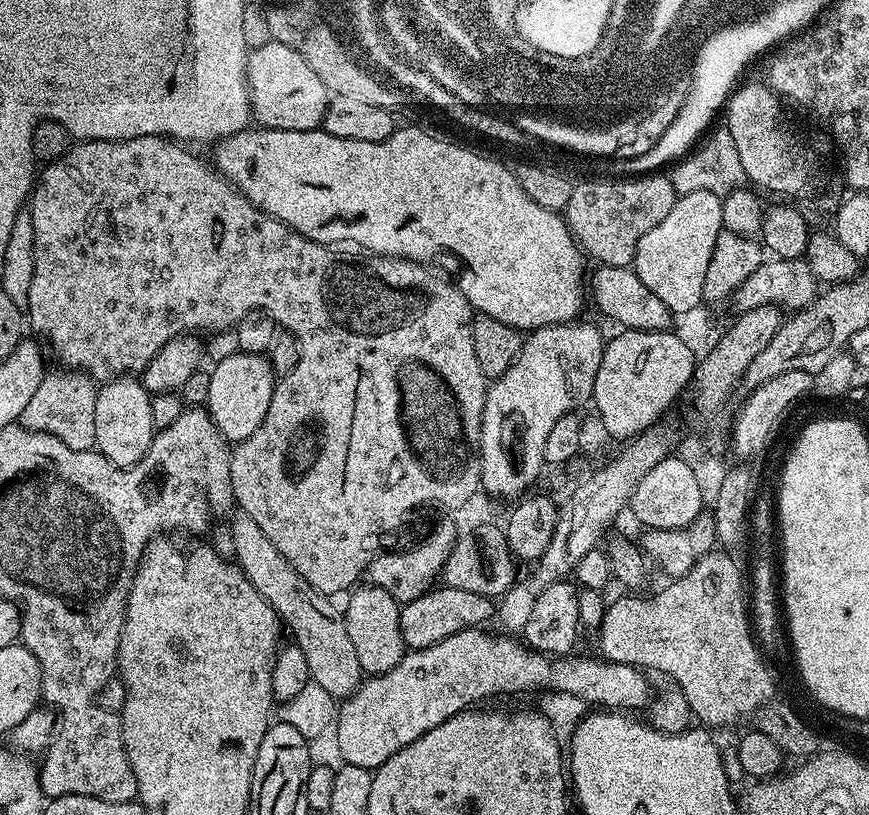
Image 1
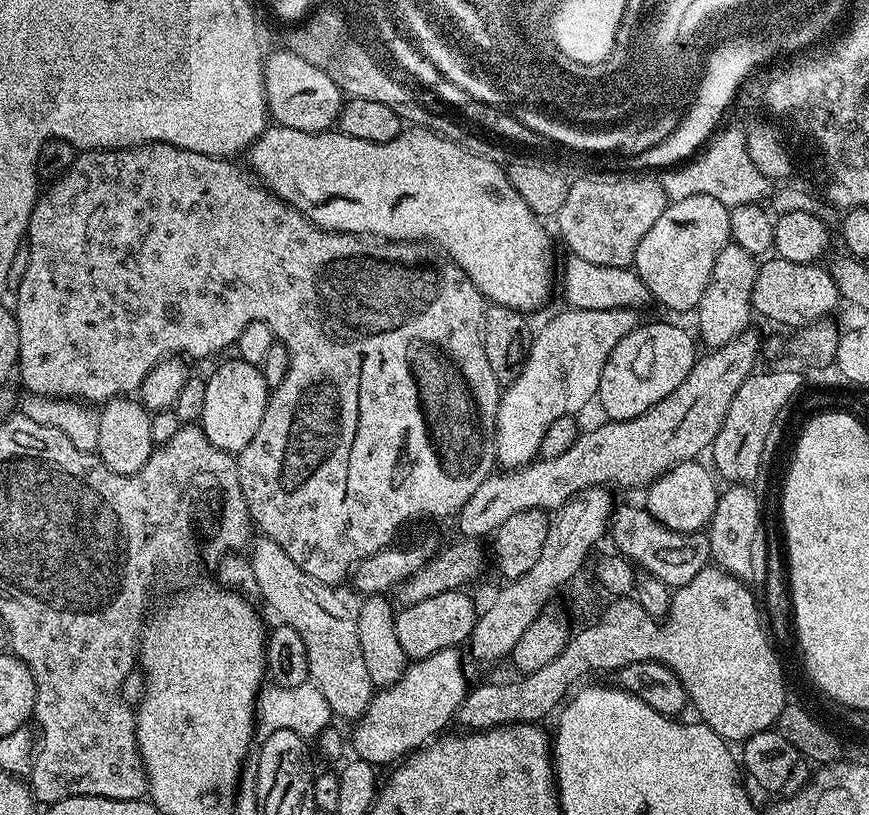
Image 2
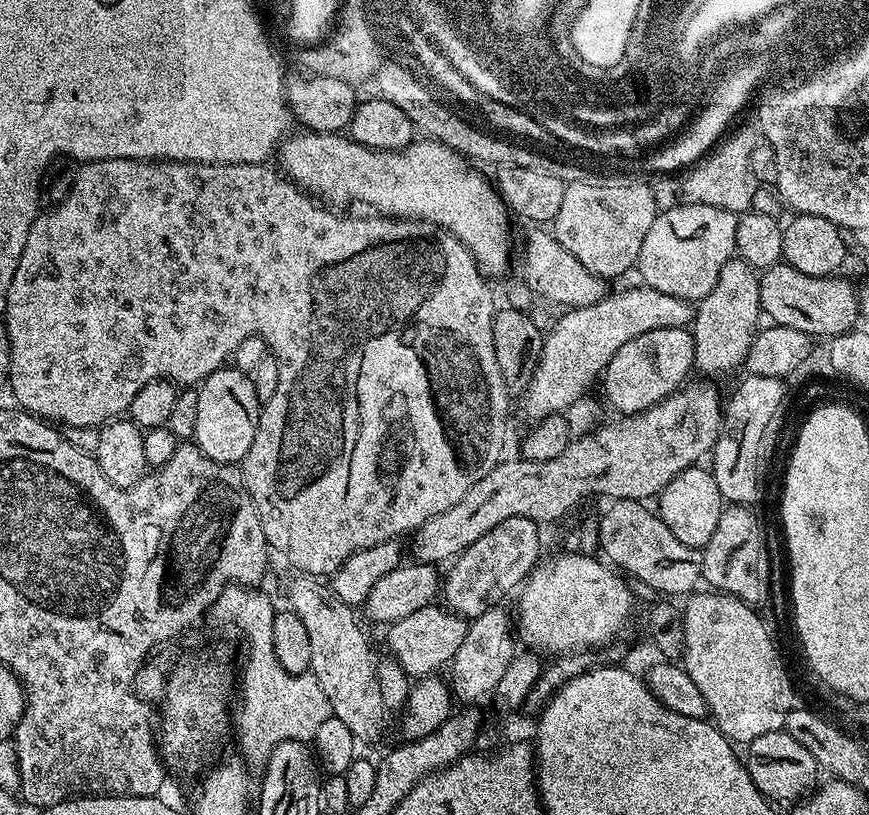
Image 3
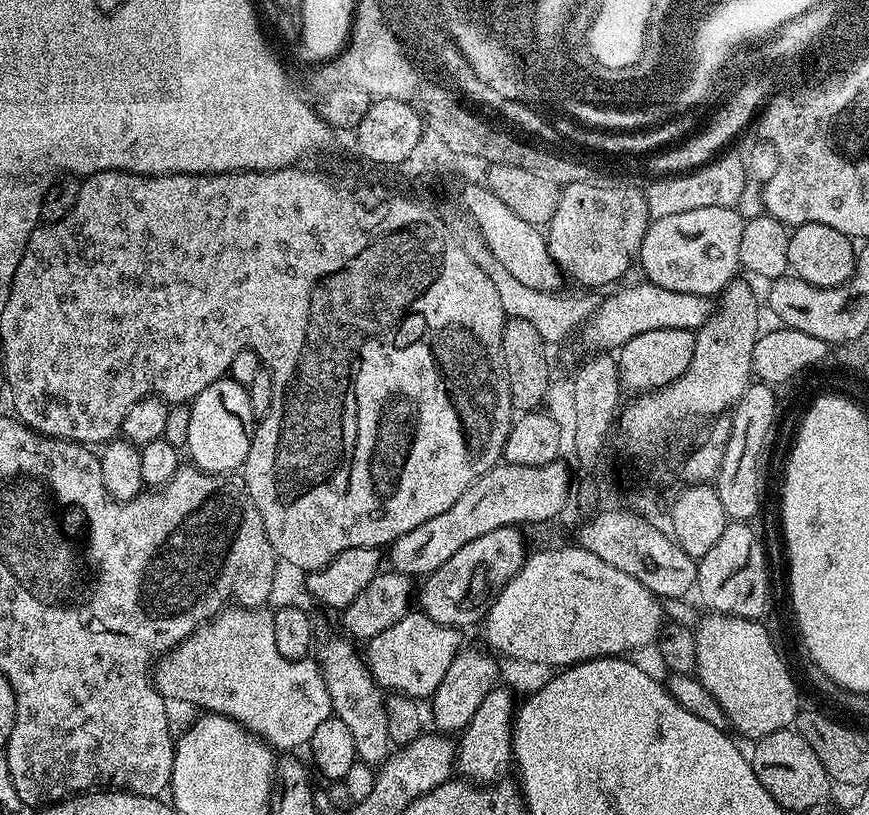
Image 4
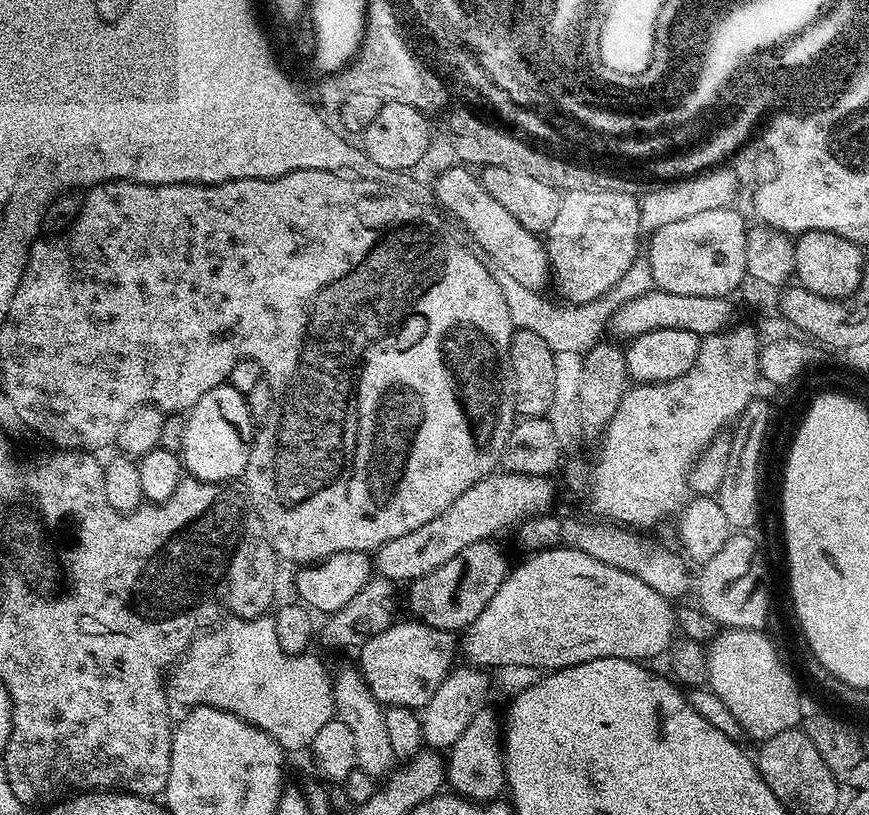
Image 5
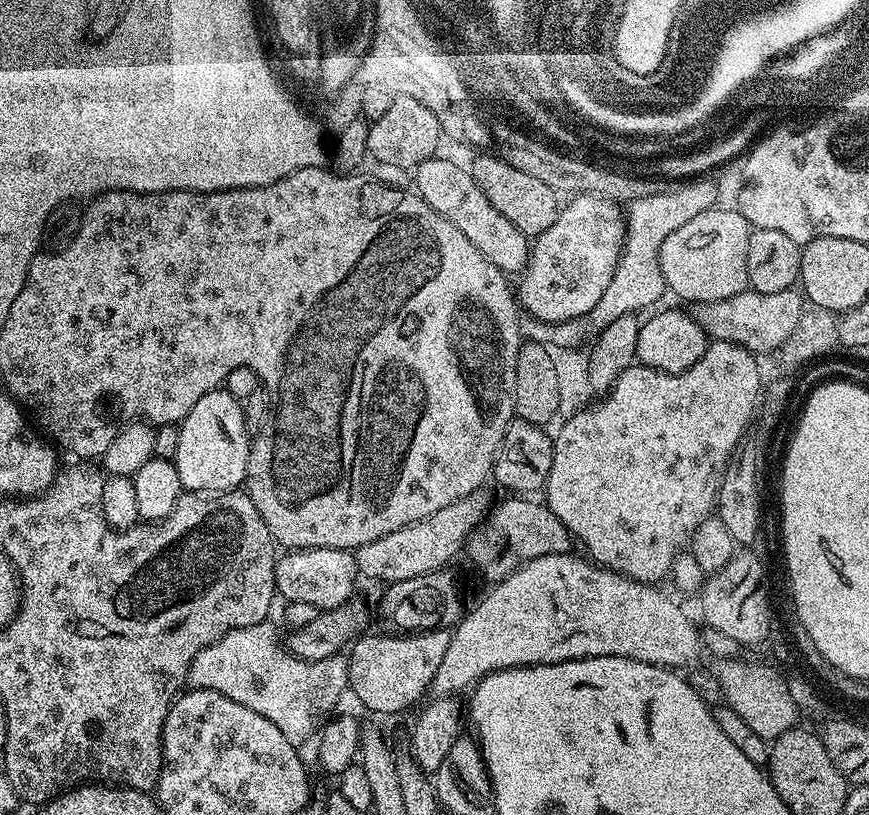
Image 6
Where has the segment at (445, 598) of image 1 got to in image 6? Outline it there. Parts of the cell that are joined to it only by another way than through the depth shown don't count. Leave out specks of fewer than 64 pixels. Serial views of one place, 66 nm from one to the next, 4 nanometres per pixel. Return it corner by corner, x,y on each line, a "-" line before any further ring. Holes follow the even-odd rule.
423,630
396,636
372,635
361,636
347,653
348,688
360,699
361,706
372,712
400,712
431,689
434,674
438,674
438,666
446,655
449,633
444,630

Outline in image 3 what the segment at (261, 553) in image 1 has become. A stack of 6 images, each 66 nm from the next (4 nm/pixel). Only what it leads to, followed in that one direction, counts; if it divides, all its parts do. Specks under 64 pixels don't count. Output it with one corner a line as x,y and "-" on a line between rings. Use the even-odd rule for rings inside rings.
300,578
288,600
291,611
302,618
310,637
310,669
313,678
322,686
331,715
342,720
356,742
376,740
384,728
386,709
382,690
378,690
376,660
368,645
368,636
356,621
353,605
342,602
327,583
316,578

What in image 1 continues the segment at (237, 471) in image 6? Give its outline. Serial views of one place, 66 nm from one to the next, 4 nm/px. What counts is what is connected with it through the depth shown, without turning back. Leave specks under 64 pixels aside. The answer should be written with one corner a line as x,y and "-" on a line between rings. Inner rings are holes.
232,350
229,356
217,362
216,369
210,372
210,394
206,407
225,441
239,442
250,438
250,434
262,426
262,418
266,418
270,410
270,398
277,383
277,373
272,371
267,355

